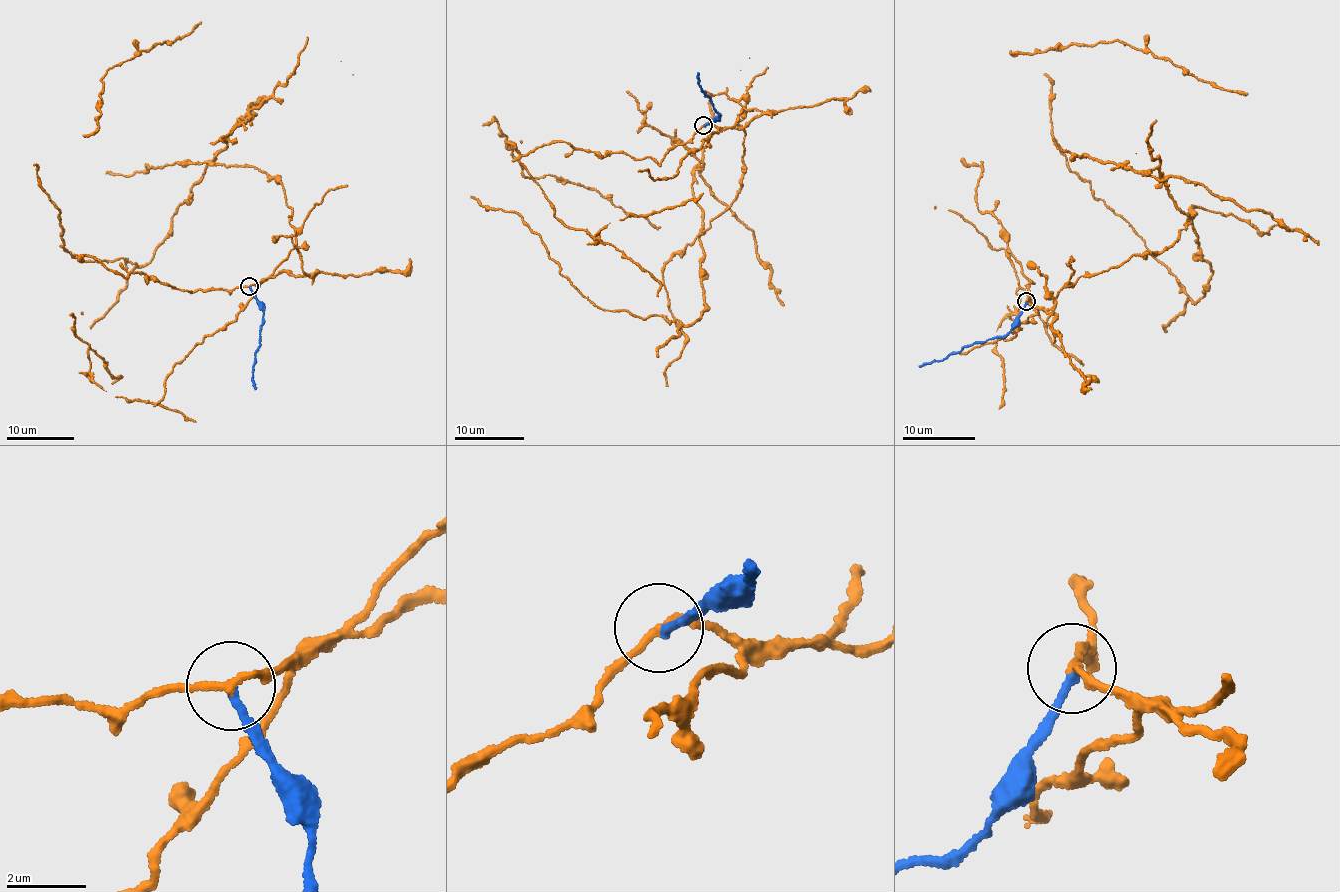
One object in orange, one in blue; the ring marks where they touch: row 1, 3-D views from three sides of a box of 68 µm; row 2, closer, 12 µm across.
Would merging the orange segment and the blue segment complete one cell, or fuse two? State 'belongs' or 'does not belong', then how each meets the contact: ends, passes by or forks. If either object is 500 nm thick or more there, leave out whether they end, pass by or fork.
does not belong; orange passes by; blue ends there

